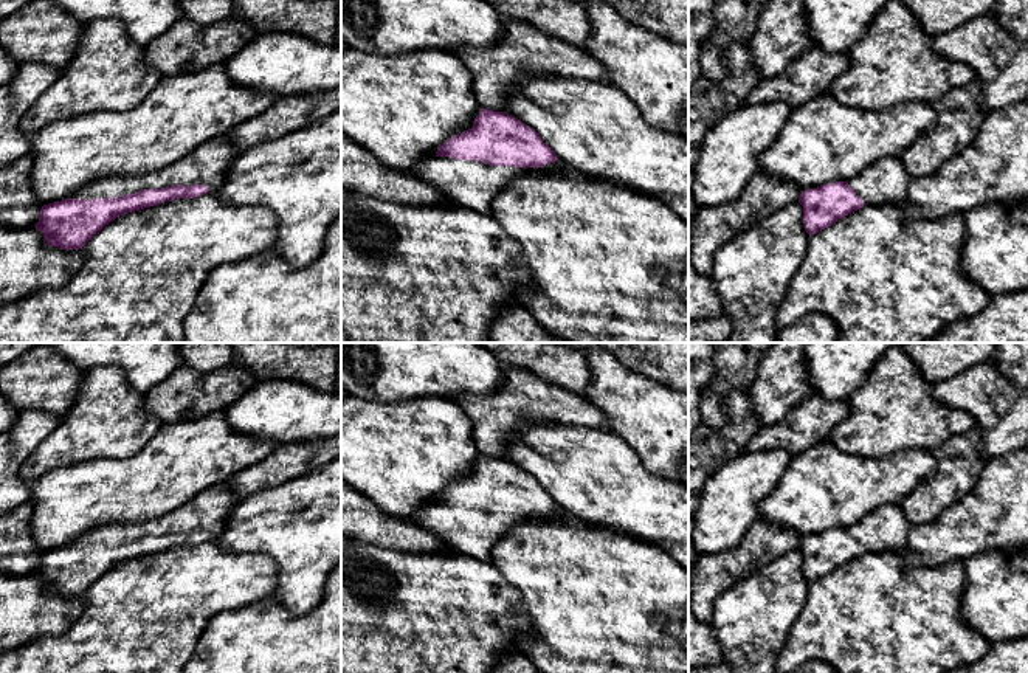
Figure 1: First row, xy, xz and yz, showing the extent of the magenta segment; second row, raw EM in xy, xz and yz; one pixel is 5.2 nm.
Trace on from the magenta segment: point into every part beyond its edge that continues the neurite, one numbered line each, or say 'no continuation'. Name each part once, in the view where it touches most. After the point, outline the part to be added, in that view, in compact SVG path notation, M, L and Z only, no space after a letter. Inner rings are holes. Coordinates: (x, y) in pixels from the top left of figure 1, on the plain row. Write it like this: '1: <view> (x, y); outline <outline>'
1: xy (208, 512); outline M222 482L217 487L202 490L192 501L163 518L135 526L104 526L74 540L70 546L109 546L174 532L203 532L209 538L216 538L225 529L229 513L237 502L239 499L228 482Z

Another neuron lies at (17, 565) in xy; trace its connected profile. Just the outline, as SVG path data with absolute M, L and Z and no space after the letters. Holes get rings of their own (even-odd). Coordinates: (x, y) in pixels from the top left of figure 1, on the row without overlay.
M25 502L0 516L0 572L8 575L34 574L43 554L31 535L31 504Z

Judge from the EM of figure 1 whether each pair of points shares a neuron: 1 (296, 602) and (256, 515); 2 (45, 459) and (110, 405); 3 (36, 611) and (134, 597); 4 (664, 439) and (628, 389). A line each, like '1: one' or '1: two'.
1: one
2: one
3: two
4: one

